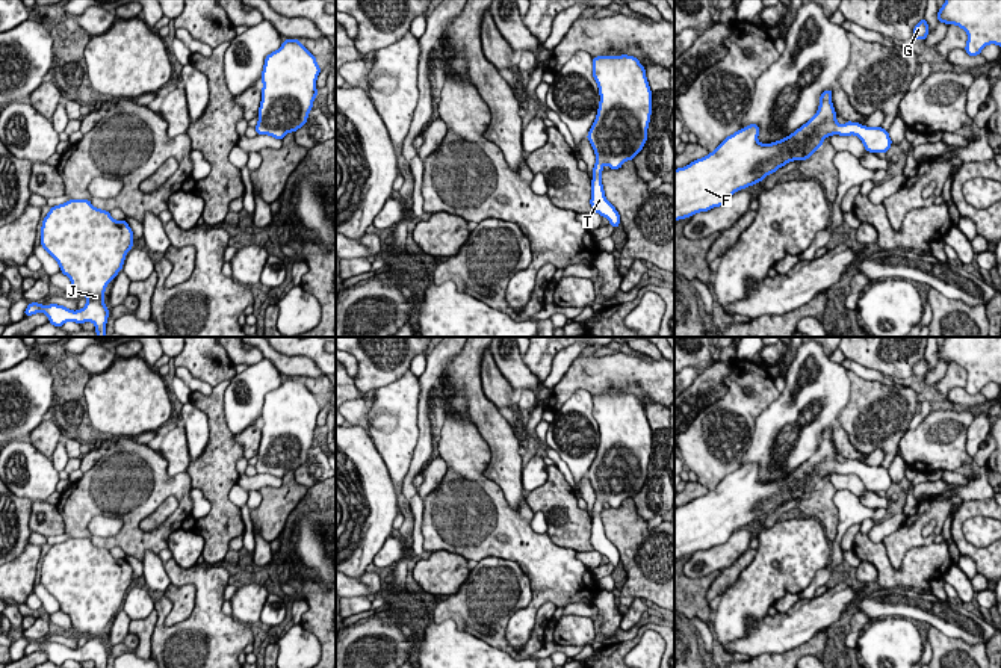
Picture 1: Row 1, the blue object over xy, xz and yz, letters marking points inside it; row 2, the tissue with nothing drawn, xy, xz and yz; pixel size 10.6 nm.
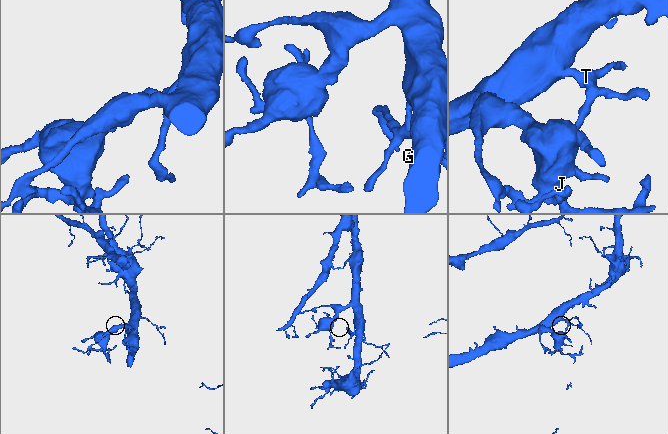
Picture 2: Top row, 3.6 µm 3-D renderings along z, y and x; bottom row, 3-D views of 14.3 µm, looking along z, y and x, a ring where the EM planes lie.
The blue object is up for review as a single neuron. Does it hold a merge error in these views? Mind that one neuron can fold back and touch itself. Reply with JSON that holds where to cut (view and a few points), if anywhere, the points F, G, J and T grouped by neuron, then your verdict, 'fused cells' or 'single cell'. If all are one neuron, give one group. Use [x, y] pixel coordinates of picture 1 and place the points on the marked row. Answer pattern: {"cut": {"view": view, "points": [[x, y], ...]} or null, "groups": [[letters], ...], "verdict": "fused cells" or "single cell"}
{"cut": null, "groups": [["F", "G", "J", "T"]], "verdict": "single cell"}

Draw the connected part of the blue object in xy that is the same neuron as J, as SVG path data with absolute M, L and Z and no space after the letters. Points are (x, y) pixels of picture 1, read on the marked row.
M70 199L51 207L42 219L41 246L59 263L73 292L86 296L88 302L77 311L57 304L32 302L24 316L45 313L57 328L65 322L92 322L97 337L106 337L109 310L104 305L104 290L133 248L133 231L126 219L115 221L89 199Z

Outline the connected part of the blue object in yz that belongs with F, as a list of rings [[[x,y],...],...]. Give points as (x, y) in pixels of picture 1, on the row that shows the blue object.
[[[824,91],[817,113],[785,139],[761,144],[759,125],[748,124],[724,138],[706,157],[674,169],[674,222],[724,206],[735,192],[764,181],[788,162],[807,160],[827,136],[854,135],[866,151],[888,153],[892,141],[885,128],[836,122],[832,92]]]

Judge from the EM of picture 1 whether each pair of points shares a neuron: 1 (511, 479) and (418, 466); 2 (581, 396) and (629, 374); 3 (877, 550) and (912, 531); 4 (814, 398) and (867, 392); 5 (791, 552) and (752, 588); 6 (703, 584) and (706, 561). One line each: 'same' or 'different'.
1: different
2: different
3: different
4: different
5: same
6: different

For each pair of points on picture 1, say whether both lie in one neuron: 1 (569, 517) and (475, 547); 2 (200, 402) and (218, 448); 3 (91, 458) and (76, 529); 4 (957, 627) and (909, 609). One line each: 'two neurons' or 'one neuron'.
1: two neurons
2: one neuron
3: two neurons
4: one neuron

